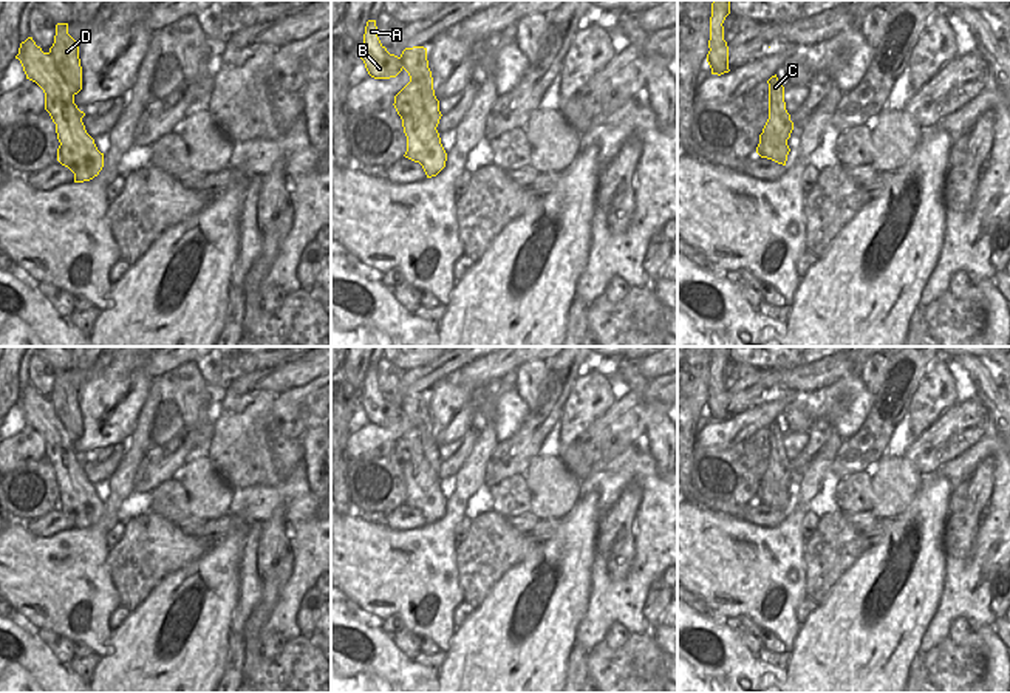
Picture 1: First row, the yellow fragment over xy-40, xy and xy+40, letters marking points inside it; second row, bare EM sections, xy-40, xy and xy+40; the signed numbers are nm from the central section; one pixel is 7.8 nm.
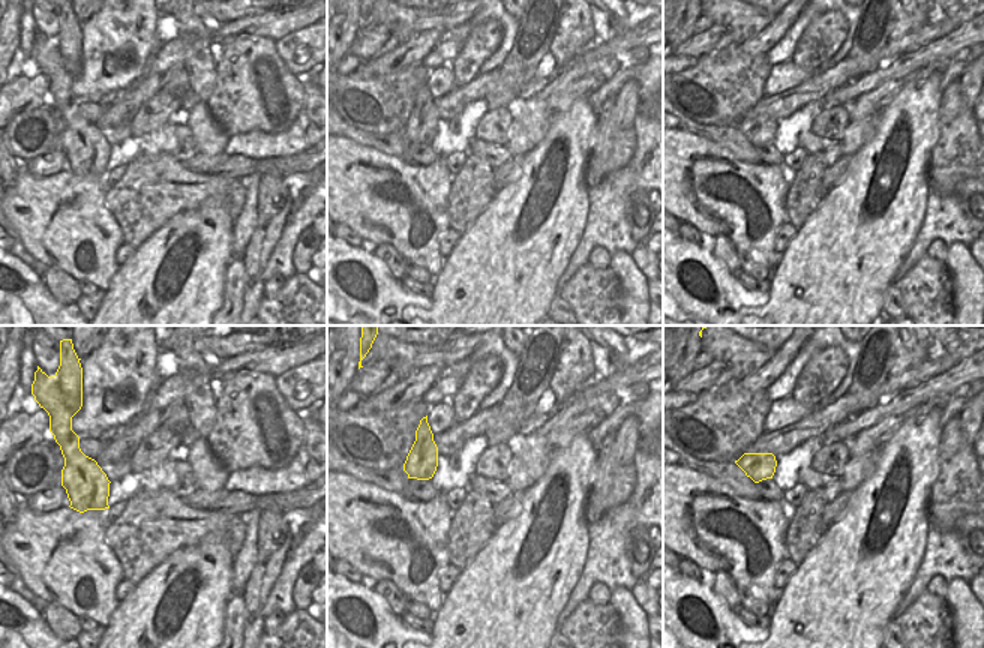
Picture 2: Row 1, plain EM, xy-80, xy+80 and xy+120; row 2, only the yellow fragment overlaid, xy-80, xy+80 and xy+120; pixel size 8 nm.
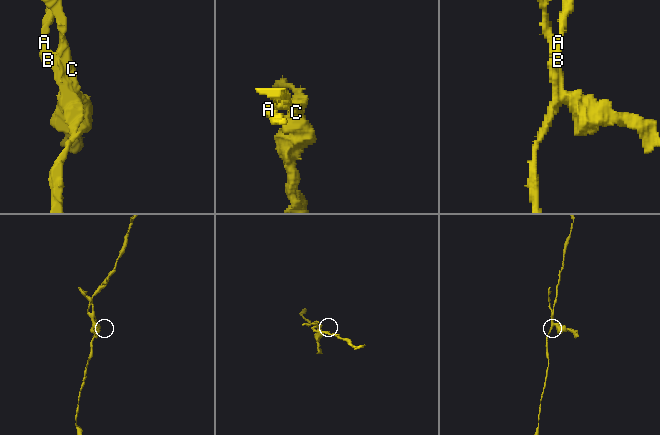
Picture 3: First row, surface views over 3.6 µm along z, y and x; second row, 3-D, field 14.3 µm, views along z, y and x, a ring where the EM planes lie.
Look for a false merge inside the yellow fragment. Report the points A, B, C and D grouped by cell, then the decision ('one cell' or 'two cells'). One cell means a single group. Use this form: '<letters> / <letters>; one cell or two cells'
A B / C D; two cells

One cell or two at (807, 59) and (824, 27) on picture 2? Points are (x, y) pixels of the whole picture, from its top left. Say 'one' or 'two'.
one

